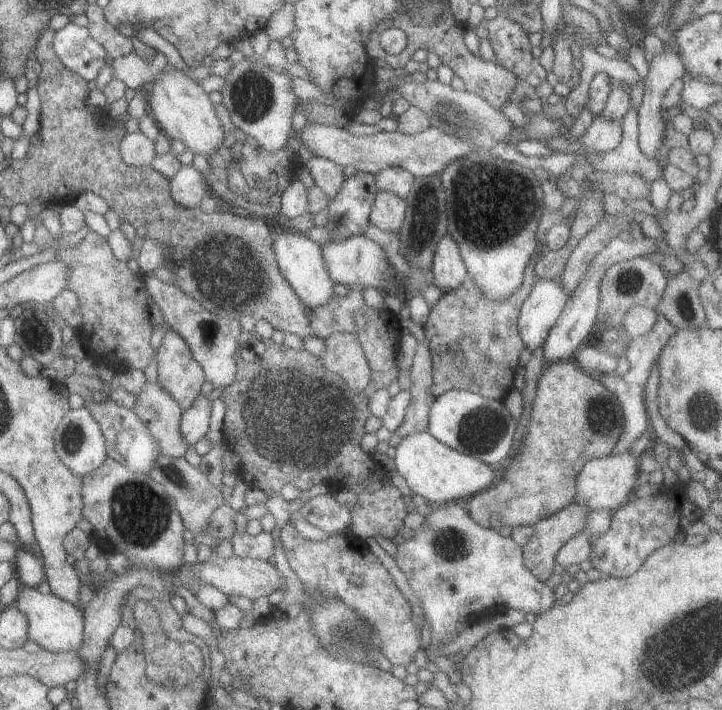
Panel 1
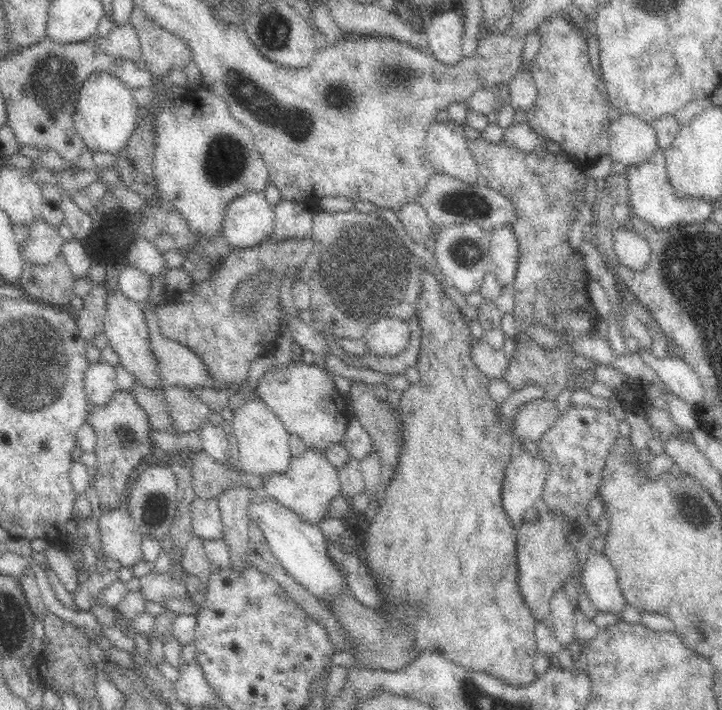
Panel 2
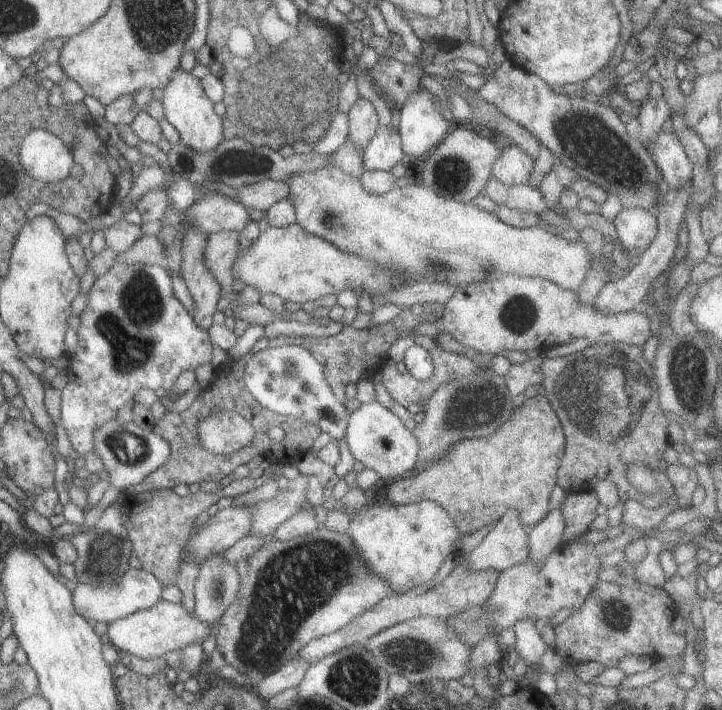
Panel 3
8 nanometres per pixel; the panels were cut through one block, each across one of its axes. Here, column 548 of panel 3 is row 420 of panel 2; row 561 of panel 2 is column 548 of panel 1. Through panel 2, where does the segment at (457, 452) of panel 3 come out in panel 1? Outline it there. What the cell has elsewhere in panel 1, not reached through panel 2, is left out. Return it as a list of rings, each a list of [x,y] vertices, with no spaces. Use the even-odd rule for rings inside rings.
[[[573,361],[545,364],[530,403],[518,451],[499,470],[495,482],[462,501],[473,522],[498,529],[535,525],[574,501],[574,479],[592,459],[607,457],[622,428],[615,398]]]

